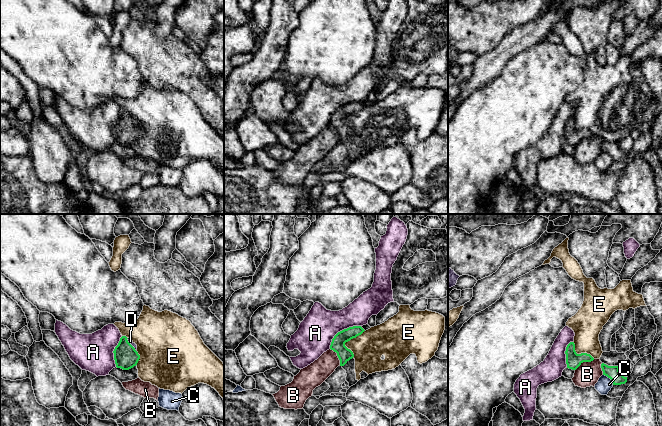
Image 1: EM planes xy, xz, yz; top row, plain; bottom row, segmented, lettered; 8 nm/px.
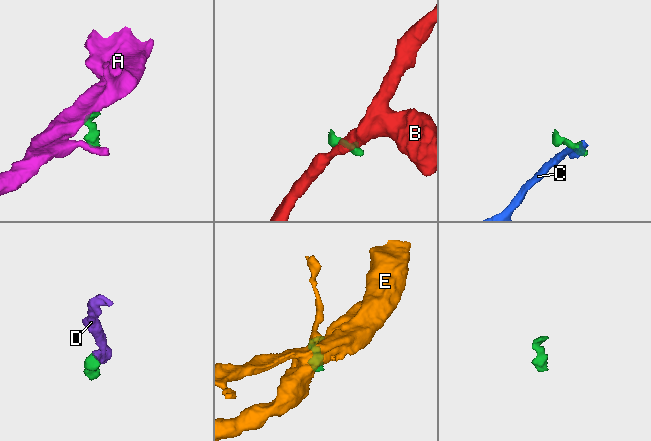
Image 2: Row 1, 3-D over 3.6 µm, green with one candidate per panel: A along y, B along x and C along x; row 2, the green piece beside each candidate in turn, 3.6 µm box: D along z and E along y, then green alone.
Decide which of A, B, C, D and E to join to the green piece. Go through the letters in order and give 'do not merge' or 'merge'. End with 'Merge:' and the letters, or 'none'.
A: do not merge
B: do not merge
C: do not merge
D: merge
E: do not merge
Merge: D

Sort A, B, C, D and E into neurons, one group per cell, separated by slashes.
A / B / C / D / E

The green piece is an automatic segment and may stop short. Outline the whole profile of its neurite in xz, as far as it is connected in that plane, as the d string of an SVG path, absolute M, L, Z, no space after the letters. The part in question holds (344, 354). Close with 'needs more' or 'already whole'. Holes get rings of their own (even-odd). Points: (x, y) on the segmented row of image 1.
M353 326L338 332L332 339L330 349L337 353L340 366L344 366L354 357L353 352L345 346L345 343L361 335L365 330L361 326Z; already whole

